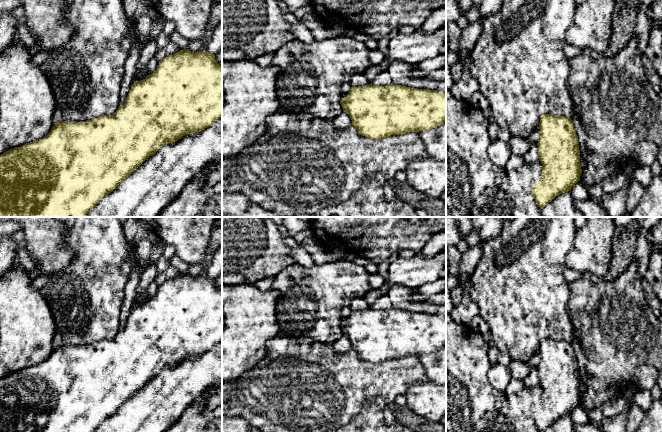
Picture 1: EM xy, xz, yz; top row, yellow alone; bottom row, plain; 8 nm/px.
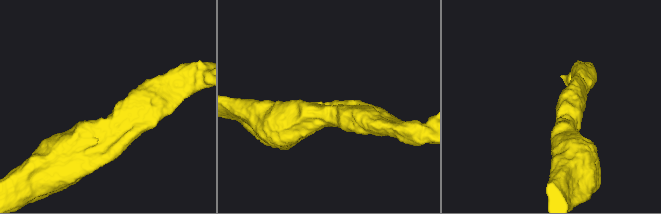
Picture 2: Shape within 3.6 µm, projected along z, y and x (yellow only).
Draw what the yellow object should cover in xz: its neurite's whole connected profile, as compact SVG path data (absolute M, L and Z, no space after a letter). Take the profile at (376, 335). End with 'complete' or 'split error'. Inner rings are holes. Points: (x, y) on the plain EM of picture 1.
M394 308L352 310L346 321L340 324L340 328L343 336L350 340L352 349L358 356L371 363L381 363L407 356L417 357L446 347L446 318L437 314Z; complete

